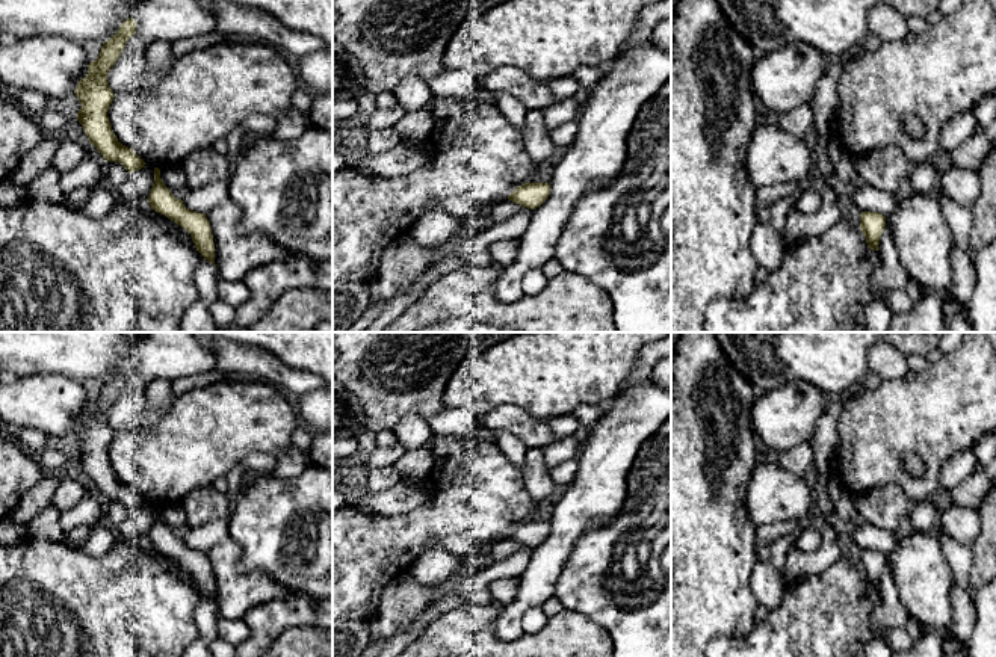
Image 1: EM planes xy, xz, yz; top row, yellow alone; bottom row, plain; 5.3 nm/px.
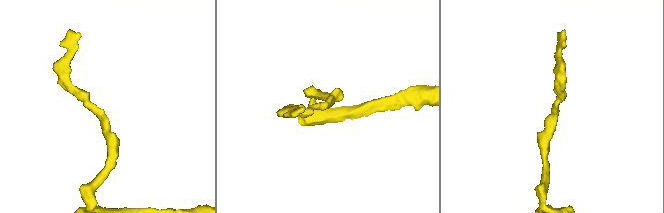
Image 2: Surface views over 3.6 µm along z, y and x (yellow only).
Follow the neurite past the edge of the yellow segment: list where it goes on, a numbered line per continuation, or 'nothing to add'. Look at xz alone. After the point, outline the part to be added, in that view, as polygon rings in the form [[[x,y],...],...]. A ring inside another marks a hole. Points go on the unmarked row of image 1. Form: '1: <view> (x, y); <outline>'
nothing to add

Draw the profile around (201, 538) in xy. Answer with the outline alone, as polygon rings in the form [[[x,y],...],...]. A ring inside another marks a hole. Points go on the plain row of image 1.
[[[215,520],[189,529],[183,536],[183,542],[192,550],[209,551],[212,547],[227,539],[228,536],[230,533],[227,521]]]

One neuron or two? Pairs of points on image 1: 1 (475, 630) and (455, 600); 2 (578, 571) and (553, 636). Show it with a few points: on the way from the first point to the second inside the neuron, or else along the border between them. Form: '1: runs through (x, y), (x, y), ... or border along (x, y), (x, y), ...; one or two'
1: border along (466, 603), (445, 612); two
2: border along (564, 606), (584, 613), (596, 624); two

